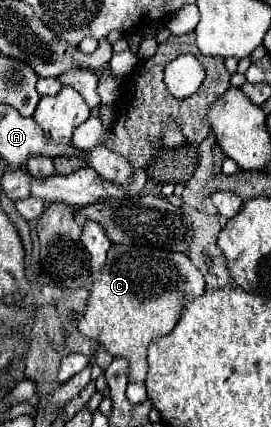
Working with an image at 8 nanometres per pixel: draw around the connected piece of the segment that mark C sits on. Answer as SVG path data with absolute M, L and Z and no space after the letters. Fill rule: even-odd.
M112 244L104 269L92 273L94 285L78 331L98 341L110 355L130 363L128 381L146 381L146 351L154 339L168 335L180 319L186 303L204 293L200 269L184 253L151 246Z

